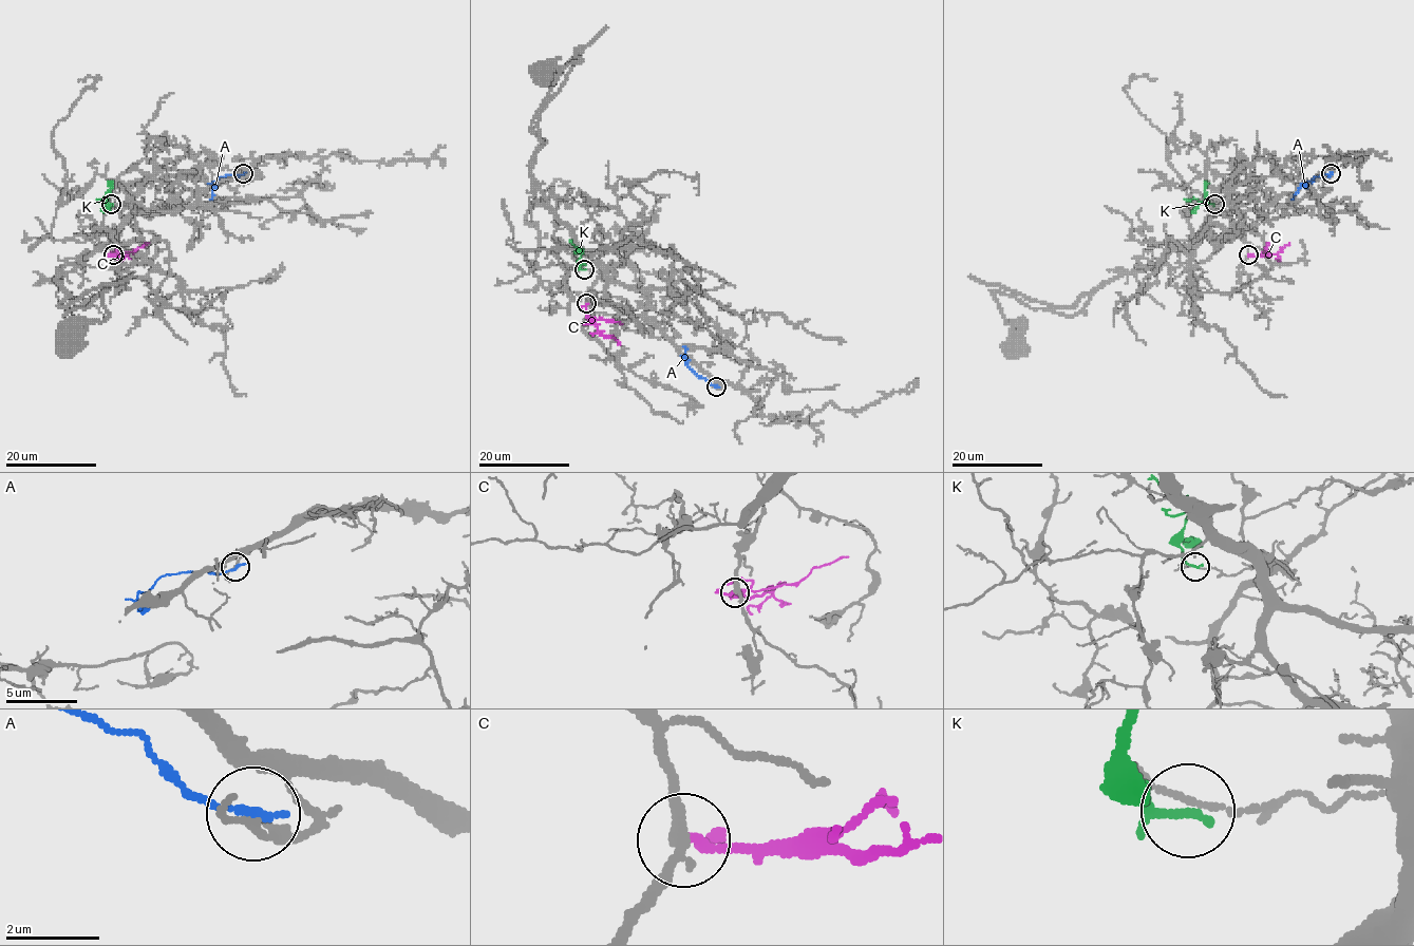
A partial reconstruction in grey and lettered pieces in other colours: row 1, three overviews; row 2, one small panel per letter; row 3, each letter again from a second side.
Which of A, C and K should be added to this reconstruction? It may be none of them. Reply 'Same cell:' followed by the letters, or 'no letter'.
Same cell: no letter

